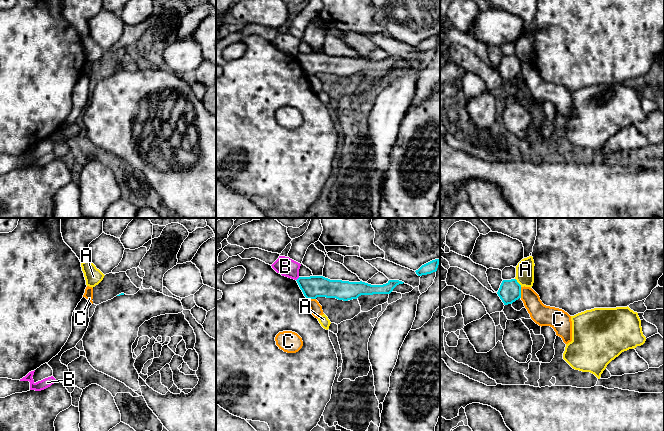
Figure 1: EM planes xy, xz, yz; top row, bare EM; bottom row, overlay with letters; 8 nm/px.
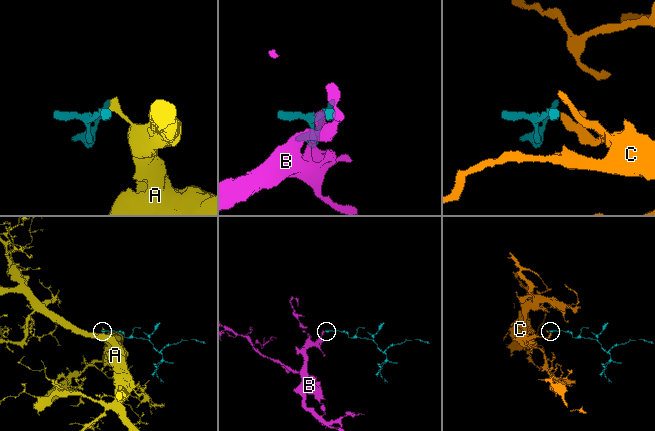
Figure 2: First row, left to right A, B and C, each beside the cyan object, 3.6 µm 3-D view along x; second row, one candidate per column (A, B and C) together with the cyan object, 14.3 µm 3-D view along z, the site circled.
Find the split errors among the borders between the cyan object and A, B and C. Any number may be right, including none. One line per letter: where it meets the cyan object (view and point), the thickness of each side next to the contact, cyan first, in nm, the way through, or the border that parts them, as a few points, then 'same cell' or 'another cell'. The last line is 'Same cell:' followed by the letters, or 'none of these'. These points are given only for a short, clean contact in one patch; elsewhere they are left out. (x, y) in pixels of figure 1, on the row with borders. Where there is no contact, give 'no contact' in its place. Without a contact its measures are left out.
A: contact yz (517, 282); calibres 180 and 140 nm; border yz (515, 278), (521, 286); another cell
B: contact xz (297, 279); calibres 180 and 150 nm; border xz (299, 277), (296, 280); another cell
C: contact yz (520, 292); calibres 180 and 160 nm; border yz (520, 287), (521, 297); another cell
Same cell: none of these

